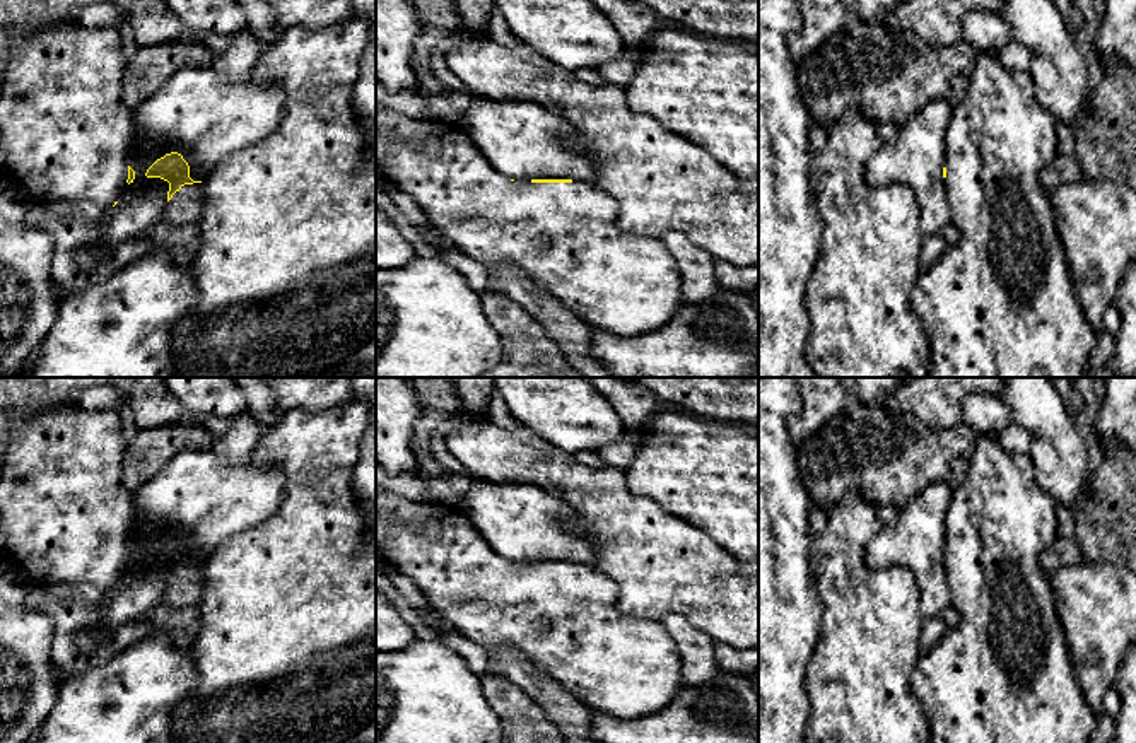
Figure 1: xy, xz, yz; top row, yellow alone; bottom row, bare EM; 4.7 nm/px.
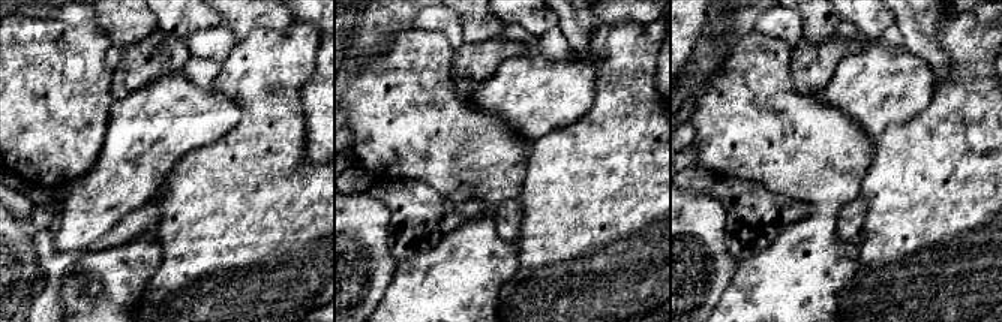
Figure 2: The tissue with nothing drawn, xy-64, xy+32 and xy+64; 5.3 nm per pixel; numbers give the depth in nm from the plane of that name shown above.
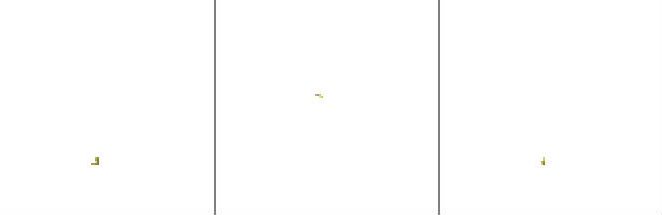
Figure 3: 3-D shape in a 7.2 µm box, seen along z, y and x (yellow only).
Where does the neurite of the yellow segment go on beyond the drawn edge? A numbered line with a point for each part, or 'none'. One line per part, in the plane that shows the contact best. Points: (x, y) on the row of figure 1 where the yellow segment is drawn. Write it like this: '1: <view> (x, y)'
1: xz (564, 236)

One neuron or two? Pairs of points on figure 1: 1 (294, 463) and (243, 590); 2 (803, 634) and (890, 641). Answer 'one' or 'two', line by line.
1: one
2: two

